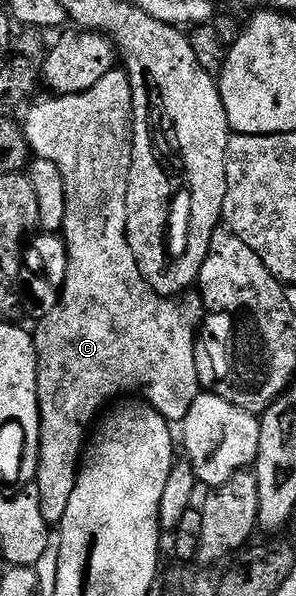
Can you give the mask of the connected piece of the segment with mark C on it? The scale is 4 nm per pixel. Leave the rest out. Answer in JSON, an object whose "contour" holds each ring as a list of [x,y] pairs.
{"contour":[[[117,69],[106,73],[94,89],[83,91],[77,95],[58,95],[40,99],[28,111],[28,116],[22,119],[22,128],[25,141],[28,142],[29,152],[37,159],[54,161],[58,165],[58,173],[62,173],[62,185],[66,189],[66,217],[62,228],[62,238],[65,249],[68,251],[68,268],[60,287],[60,300],[58,305],[46,316],[35,324],[34,342],[36,345],[36,372],[38,373],[38,401],[40,402],[40,463],[35,469],[35,490],[40,497],[42,517],[50,525],[59,525],[62,517],[66,517],[66,509],[70,506],[70,493],[74,493],[77,474],[82,466],[82,452],[86,447],[86,440],[94,427],[94,420],[101,414],[100,406],[103,403],[111,404],[115,395],[120,397],[139,397],[143,402],[150,404],[169,424],[183,424],[186,413],[190,411],[190,405],[202,393],[202,384],[198,377],[198,365],[196,364],[196,348],[198,335],[188,323],[180,320],[179,302],[164,299],[142,277],[138,269],[138,261],[134,261],[134,253],[130,253],[130,241],[126,233],[126,193],[128,192],[128,178],[132,168],[132,132],[126,129],[126,120],[132,113],[132,90],[128,74],[123,69]]]}

